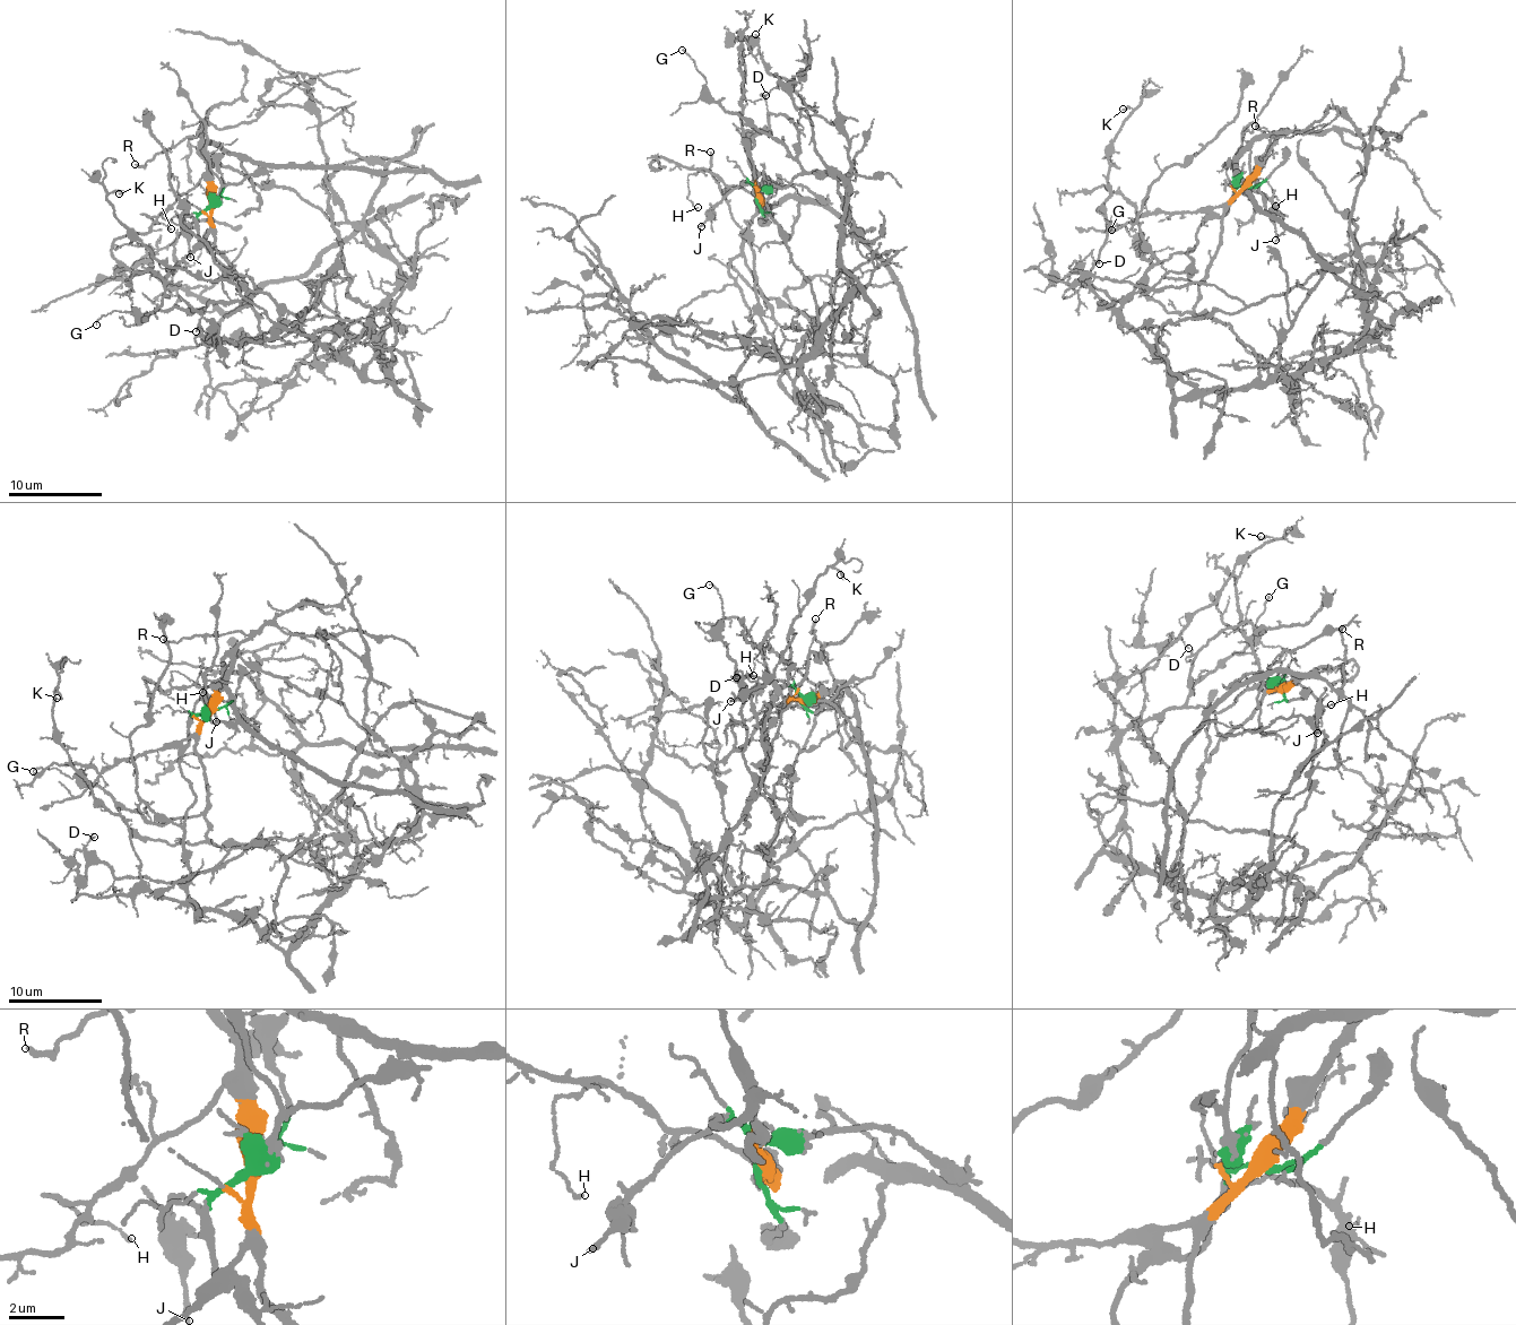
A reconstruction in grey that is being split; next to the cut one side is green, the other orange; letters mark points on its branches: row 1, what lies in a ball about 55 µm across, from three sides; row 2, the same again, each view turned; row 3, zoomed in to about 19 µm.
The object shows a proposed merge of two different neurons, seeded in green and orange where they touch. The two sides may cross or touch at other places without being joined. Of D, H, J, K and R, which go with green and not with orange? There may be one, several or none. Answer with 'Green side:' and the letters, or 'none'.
Green side: D, J, K

